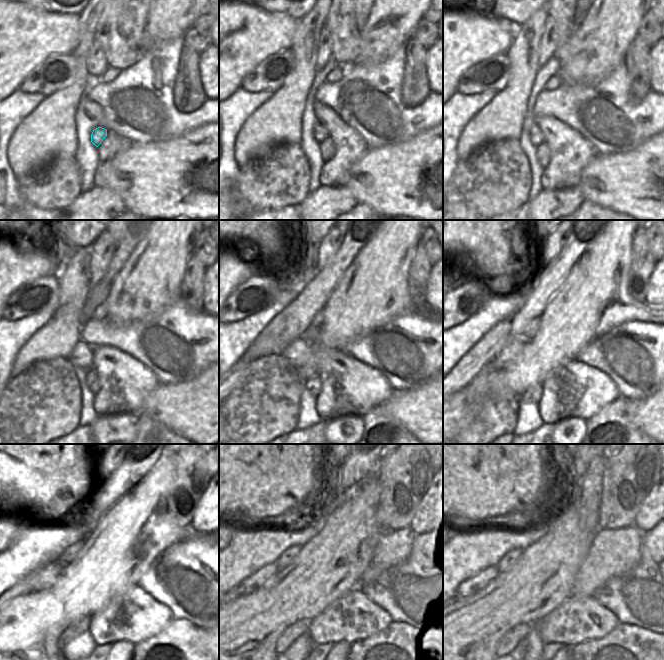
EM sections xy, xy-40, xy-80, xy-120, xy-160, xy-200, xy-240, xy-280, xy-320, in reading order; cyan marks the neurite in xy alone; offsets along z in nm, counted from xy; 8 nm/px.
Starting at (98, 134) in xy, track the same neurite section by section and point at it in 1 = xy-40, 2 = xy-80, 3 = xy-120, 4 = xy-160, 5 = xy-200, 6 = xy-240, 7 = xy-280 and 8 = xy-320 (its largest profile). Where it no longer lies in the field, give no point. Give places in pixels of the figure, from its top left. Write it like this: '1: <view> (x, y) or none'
1: xy-40 (320, 134)
2: xy-80 (535, 133)
3: xy-120 (82, 355)
4: xy-160 (299, 352)
5: xy-200 (514, 346)
6: xy-240 (46, 576)
7: xy-280 (253, 583)
8: xy-320 (477, 583)

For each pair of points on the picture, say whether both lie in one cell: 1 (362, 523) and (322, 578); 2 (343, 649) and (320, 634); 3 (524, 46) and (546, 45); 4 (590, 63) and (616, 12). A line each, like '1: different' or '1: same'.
1: same
2: different
3: different
4: same

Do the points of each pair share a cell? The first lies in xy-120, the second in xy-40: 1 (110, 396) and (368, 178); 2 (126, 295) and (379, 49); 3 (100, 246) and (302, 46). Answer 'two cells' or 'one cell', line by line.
1: two cells
2: one cell
3: two cells

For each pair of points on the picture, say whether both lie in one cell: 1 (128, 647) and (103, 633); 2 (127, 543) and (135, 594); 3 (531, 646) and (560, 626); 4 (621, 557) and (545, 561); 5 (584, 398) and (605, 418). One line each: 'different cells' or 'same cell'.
1: different cells
2: different cells
3: different cells
4: different cells
5: different cells

